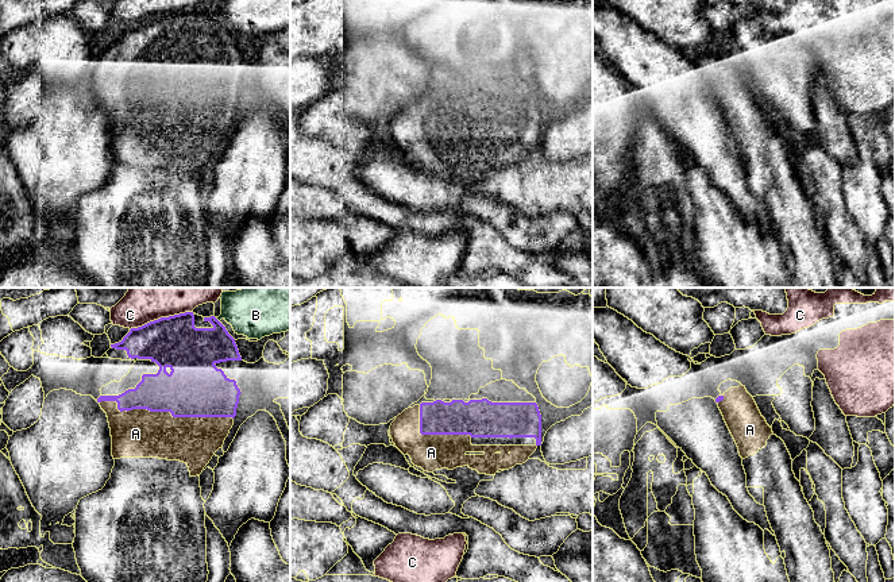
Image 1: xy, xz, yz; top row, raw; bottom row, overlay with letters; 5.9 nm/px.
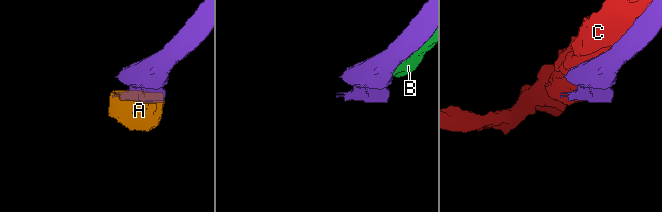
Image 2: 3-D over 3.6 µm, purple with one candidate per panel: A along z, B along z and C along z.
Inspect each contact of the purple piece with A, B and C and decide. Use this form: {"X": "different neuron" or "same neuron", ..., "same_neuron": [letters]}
{"A": "same neuron", "B": "different neuron", "C": "different neuron", "same_neuron": ["A"]}

